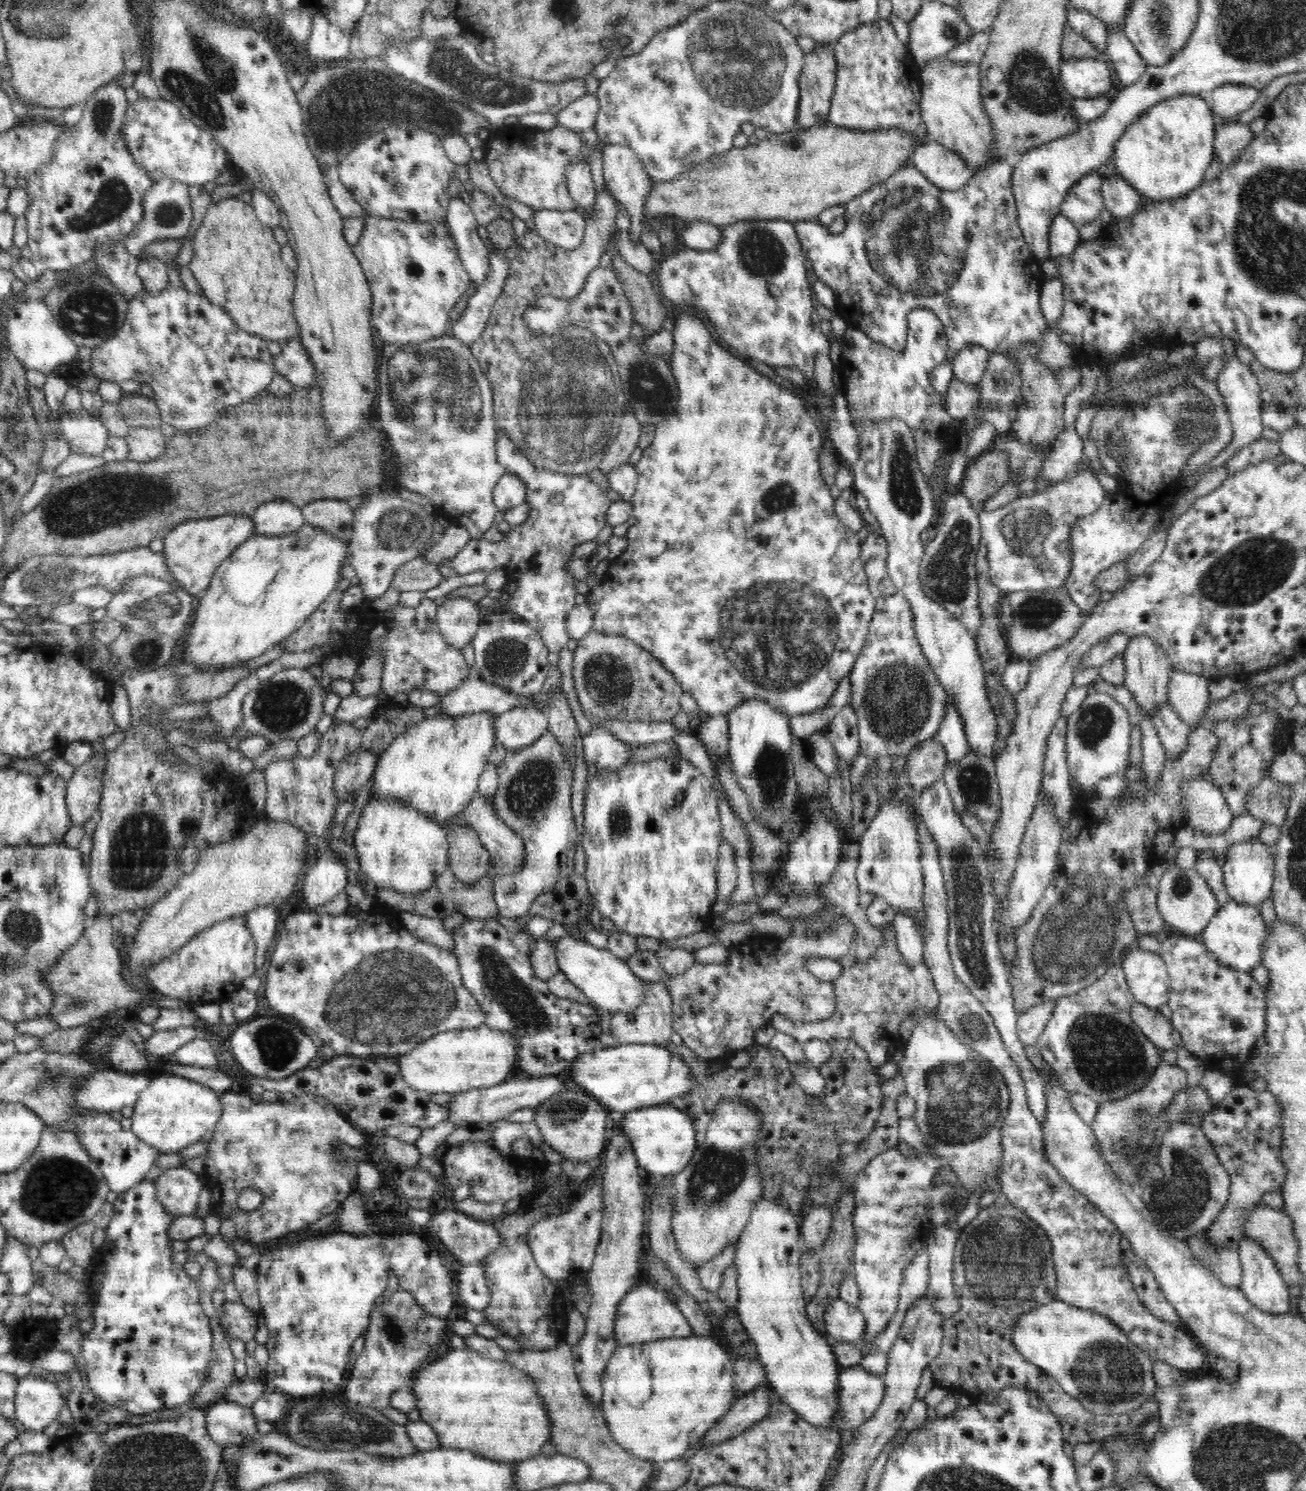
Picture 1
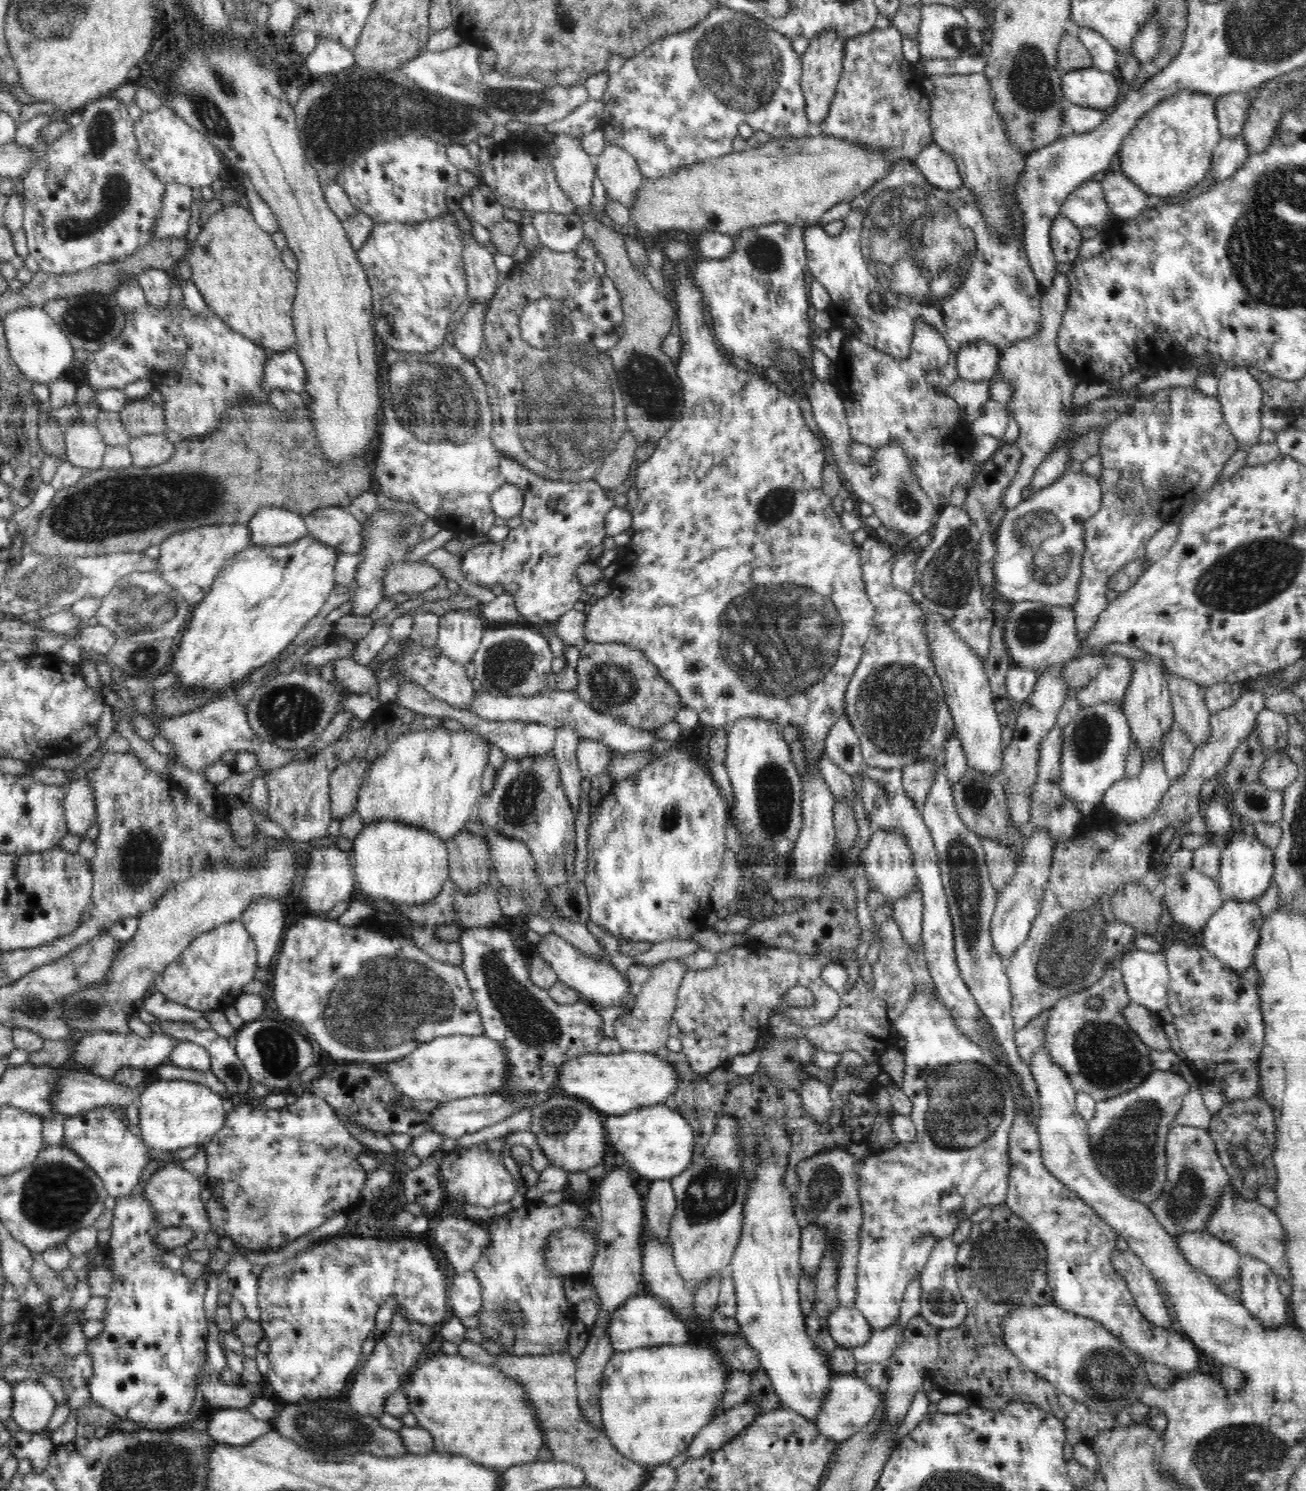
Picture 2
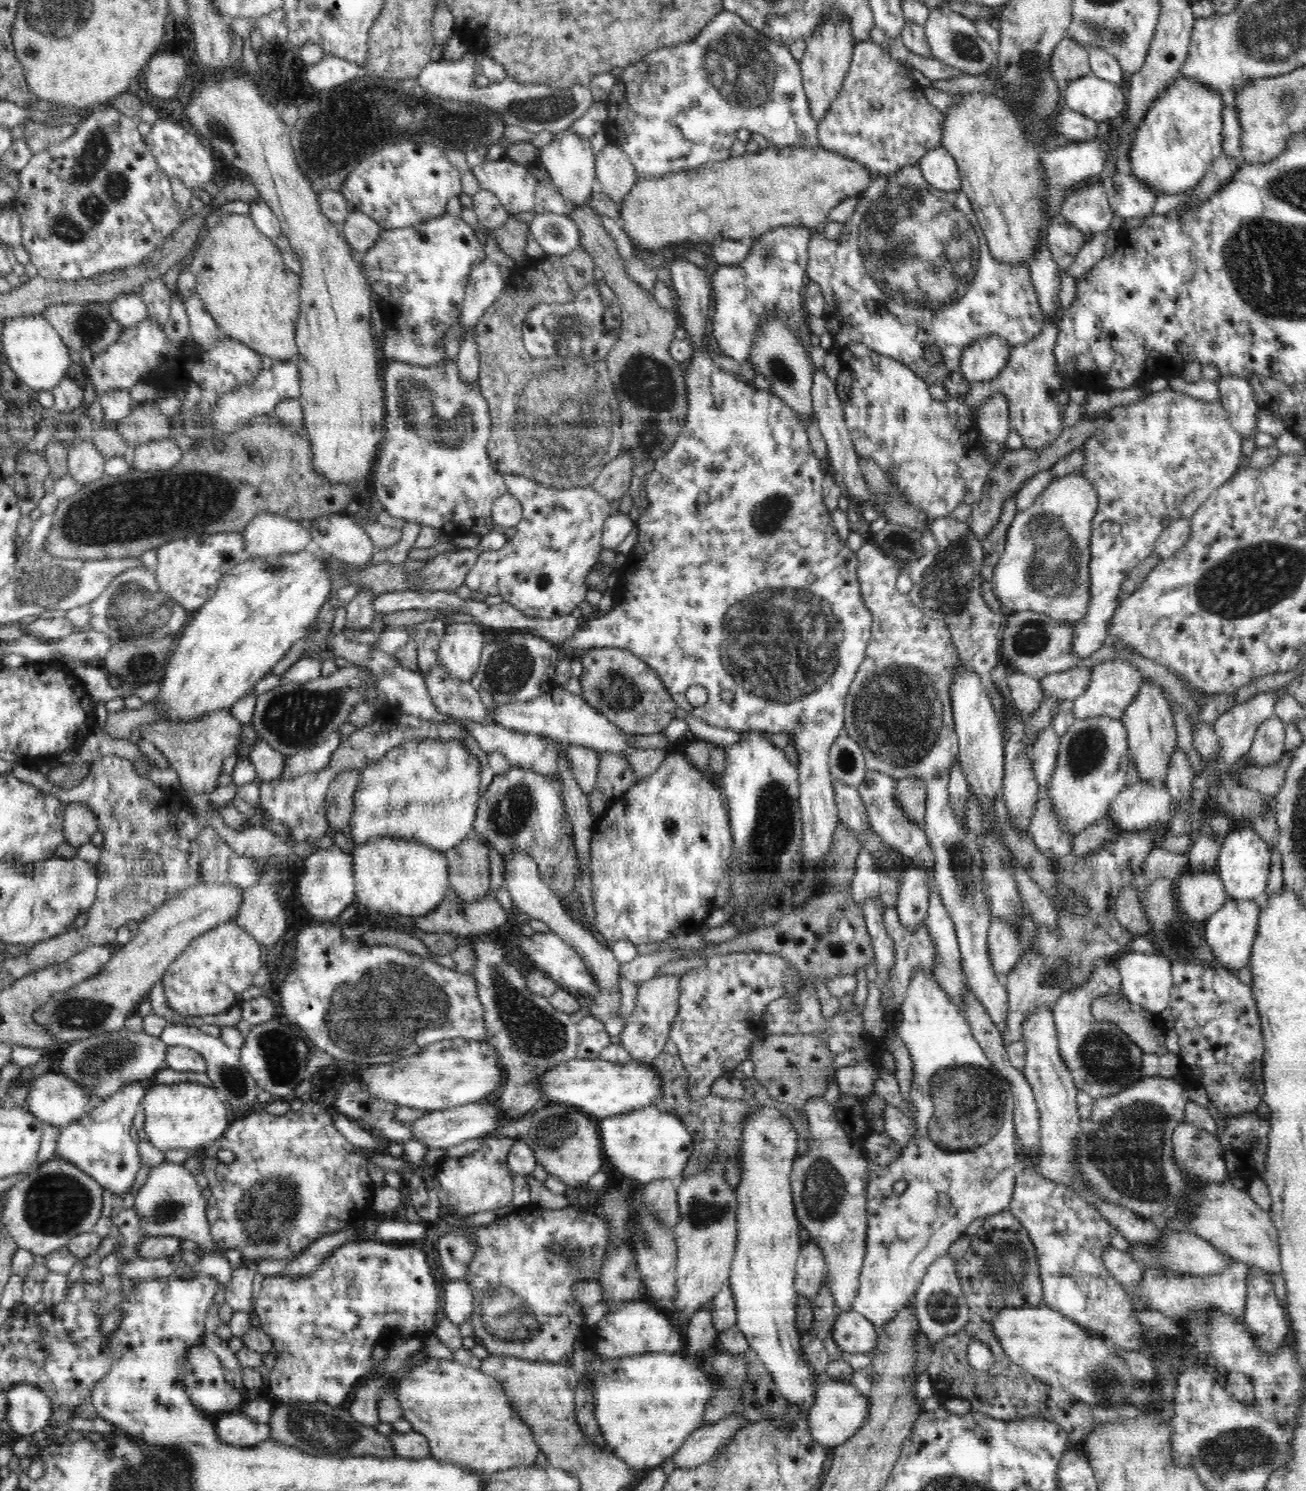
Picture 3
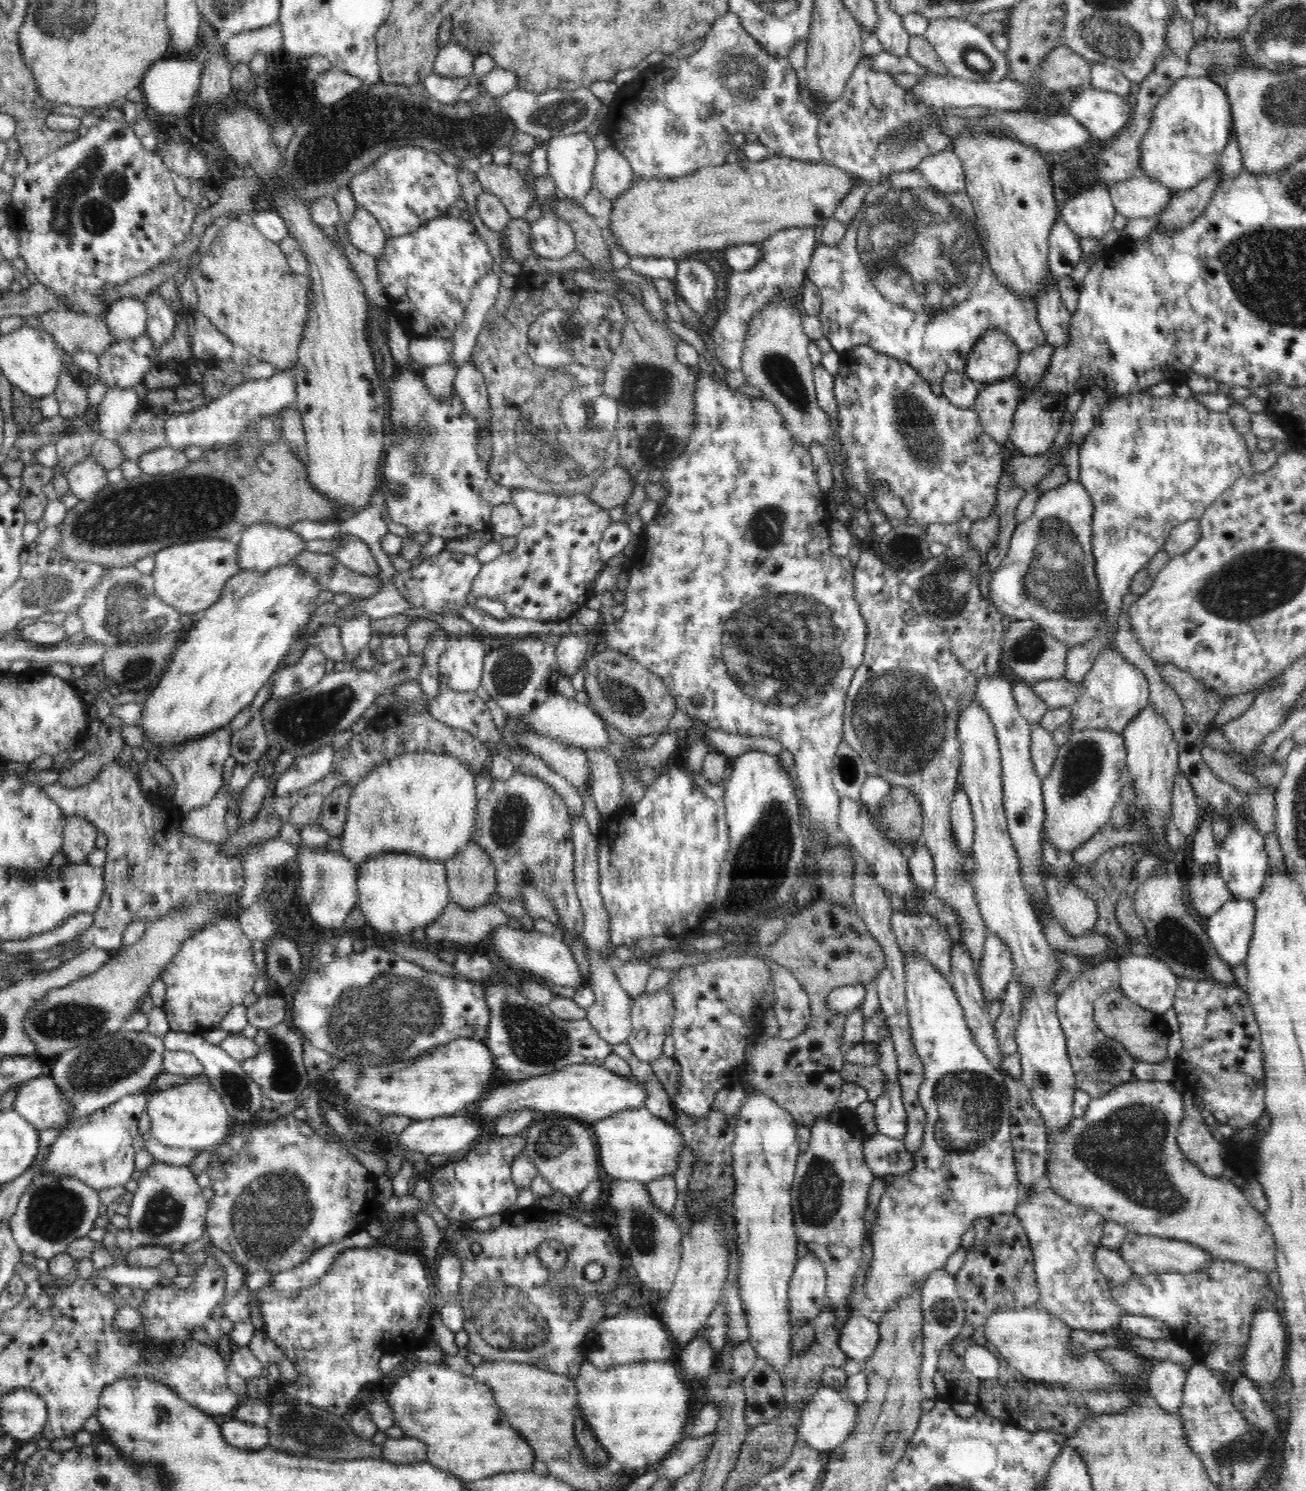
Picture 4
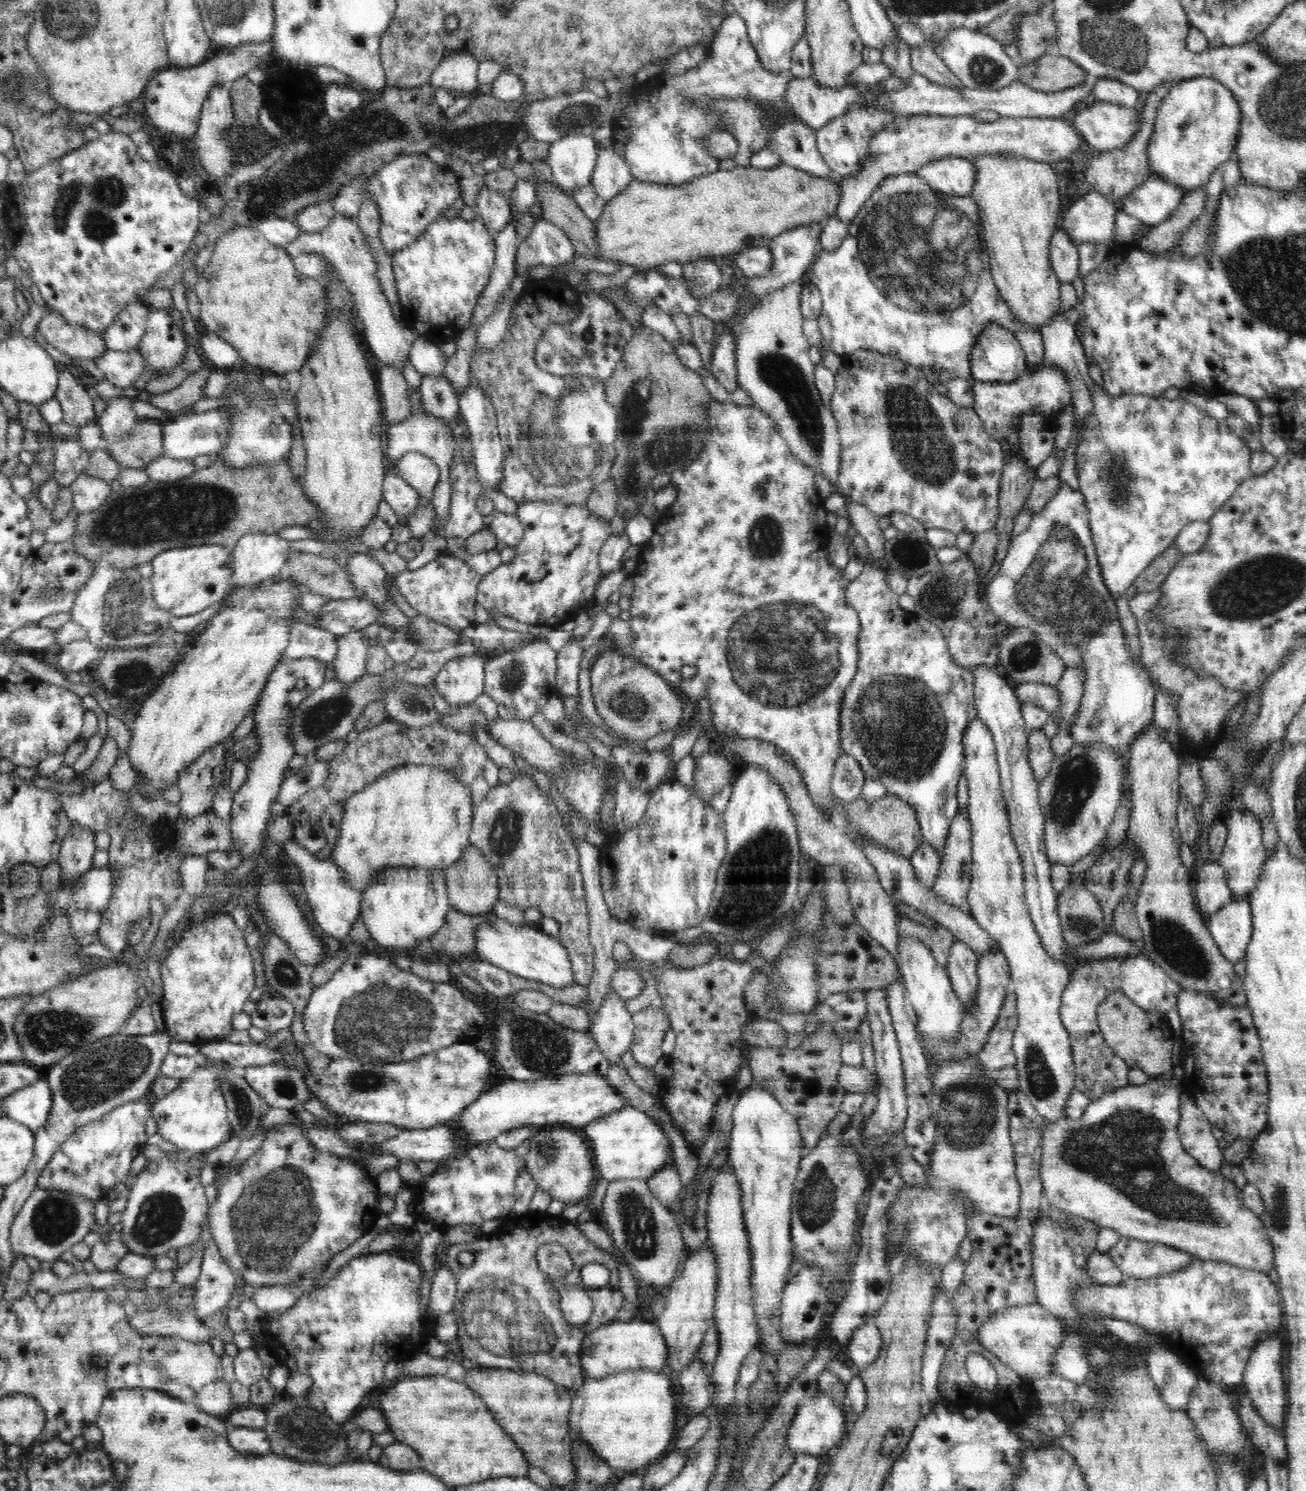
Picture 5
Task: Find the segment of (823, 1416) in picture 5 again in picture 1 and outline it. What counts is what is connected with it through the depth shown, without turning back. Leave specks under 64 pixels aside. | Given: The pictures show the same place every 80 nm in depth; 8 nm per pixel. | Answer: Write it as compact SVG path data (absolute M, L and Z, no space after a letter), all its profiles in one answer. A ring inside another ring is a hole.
M862 1365L843 1367L838 1374L838 1414L834 1420L834 1428L842 1438L850 1437L851 1434L871 1417L879 1407L886 1392L884 1376L866 1371Z

